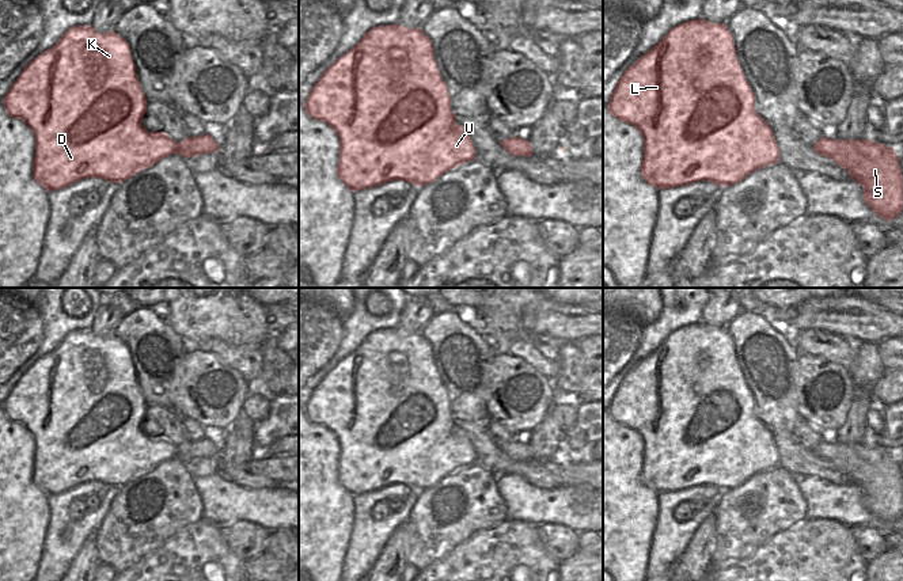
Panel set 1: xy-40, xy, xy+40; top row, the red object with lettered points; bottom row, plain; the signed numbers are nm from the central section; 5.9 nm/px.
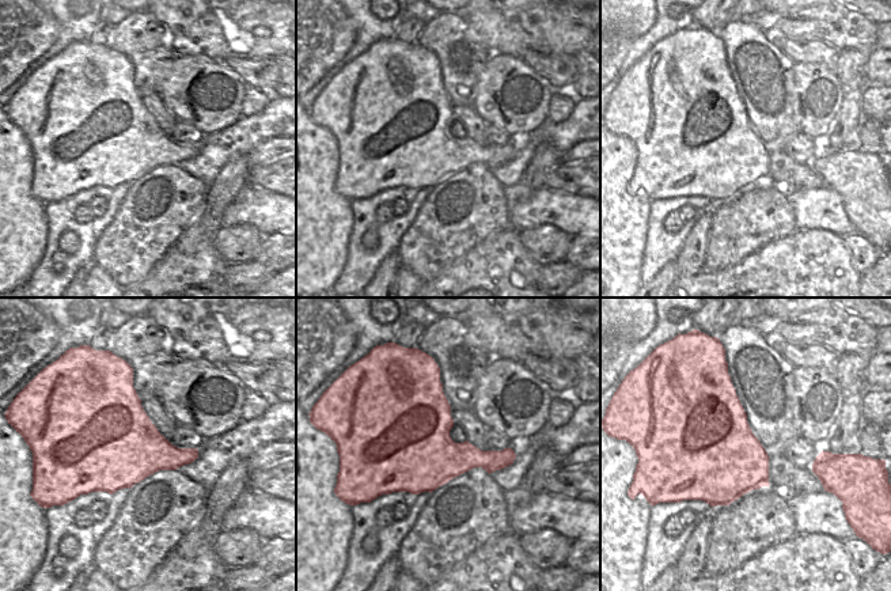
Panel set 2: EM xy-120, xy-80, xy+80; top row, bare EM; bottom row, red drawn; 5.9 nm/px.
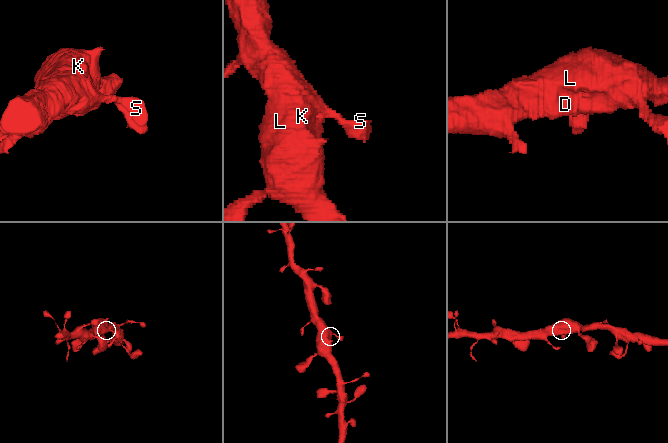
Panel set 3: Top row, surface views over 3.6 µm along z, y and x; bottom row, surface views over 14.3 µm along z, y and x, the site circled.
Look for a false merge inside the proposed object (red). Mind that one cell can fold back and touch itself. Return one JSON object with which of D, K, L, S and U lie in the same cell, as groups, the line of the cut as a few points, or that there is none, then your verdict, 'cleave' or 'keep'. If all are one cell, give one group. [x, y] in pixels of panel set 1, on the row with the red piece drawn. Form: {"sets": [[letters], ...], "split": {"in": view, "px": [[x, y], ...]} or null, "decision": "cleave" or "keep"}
{"sets": [["D", "K", "L", "S", "U"]], "split": null, "decision": "keep"}

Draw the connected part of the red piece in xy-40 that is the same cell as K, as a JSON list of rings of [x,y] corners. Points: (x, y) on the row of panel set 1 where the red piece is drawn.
[[[92,26],[65,31],[53,48],[24,67],[1,102],[12,118],[20,118],[33,130],[33,176],[48,191],[86,178],[121,183],[172,153],[186,159],[220,148],[210,134],[175,143],[164,132],[149,133],[141,125],[147,98],[130,46],[115,31],[99,34]]]

